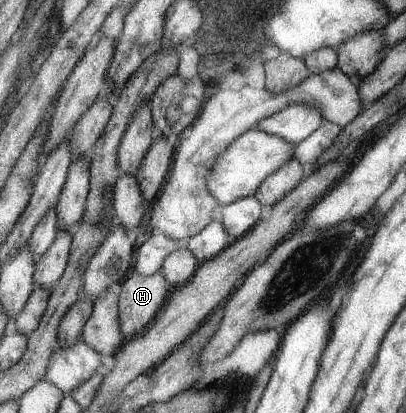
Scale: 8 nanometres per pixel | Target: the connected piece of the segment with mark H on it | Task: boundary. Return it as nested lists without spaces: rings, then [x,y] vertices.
[[[135,270],[120,287],[120,331],[123,338],[128,340],[137,336],[137,332],[154,320],[165,306],[169,285],[165,282],[162,271],[145,276]]]

